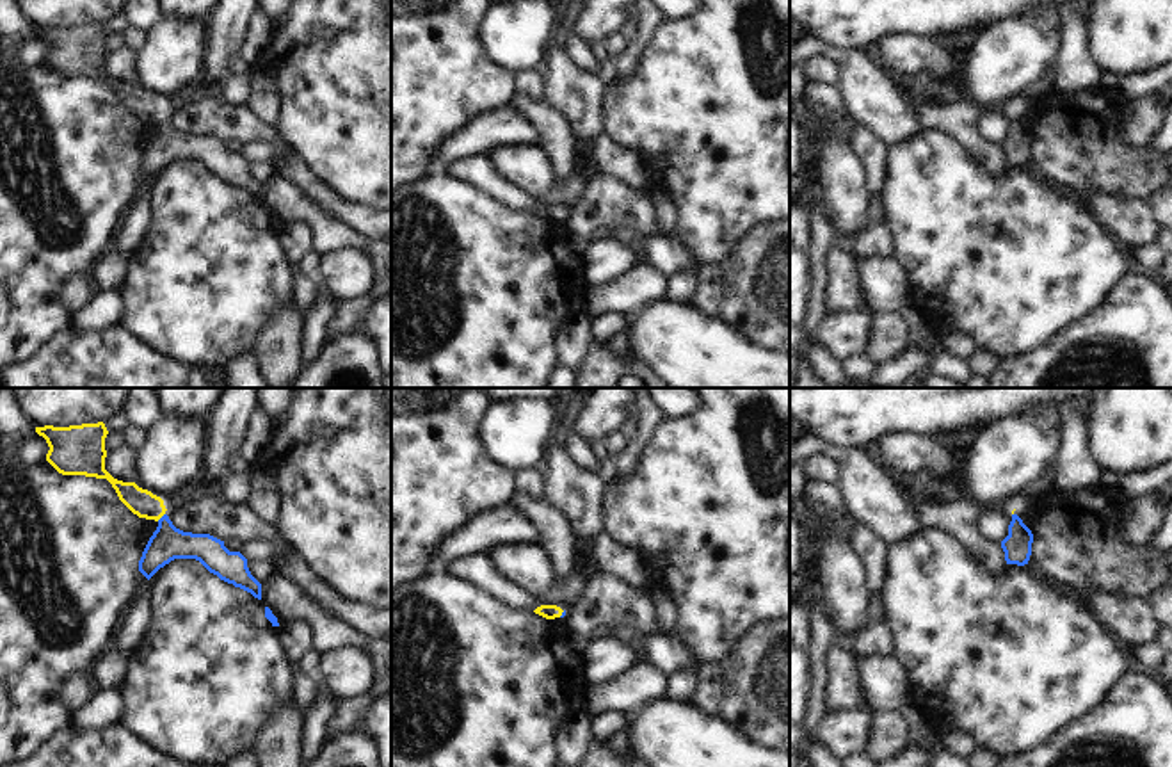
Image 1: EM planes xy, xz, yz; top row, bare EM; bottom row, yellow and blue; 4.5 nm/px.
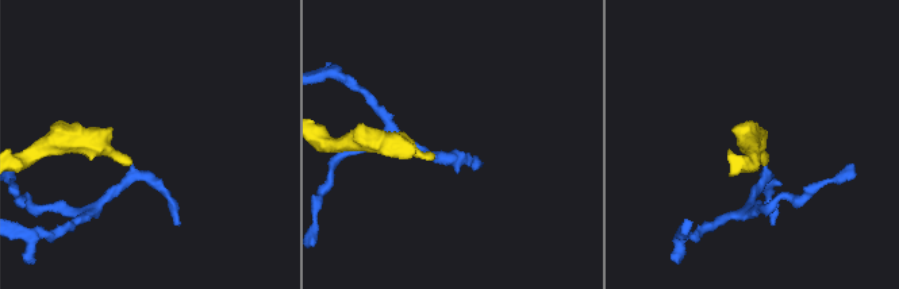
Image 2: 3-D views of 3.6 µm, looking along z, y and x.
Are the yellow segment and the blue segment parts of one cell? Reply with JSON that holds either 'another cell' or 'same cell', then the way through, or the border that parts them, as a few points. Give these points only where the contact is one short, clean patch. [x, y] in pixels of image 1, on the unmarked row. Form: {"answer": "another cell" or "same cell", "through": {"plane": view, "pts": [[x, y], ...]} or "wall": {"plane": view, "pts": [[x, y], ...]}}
{"answer": "another cell", "wall": {"plane": "xy", "pts": [[164, 114], [157, 121]]}}

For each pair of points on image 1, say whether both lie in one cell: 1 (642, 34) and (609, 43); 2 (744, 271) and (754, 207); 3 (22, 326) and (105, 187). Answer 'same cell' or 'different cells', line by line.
1: different cells
2: different cells
3: same cell

